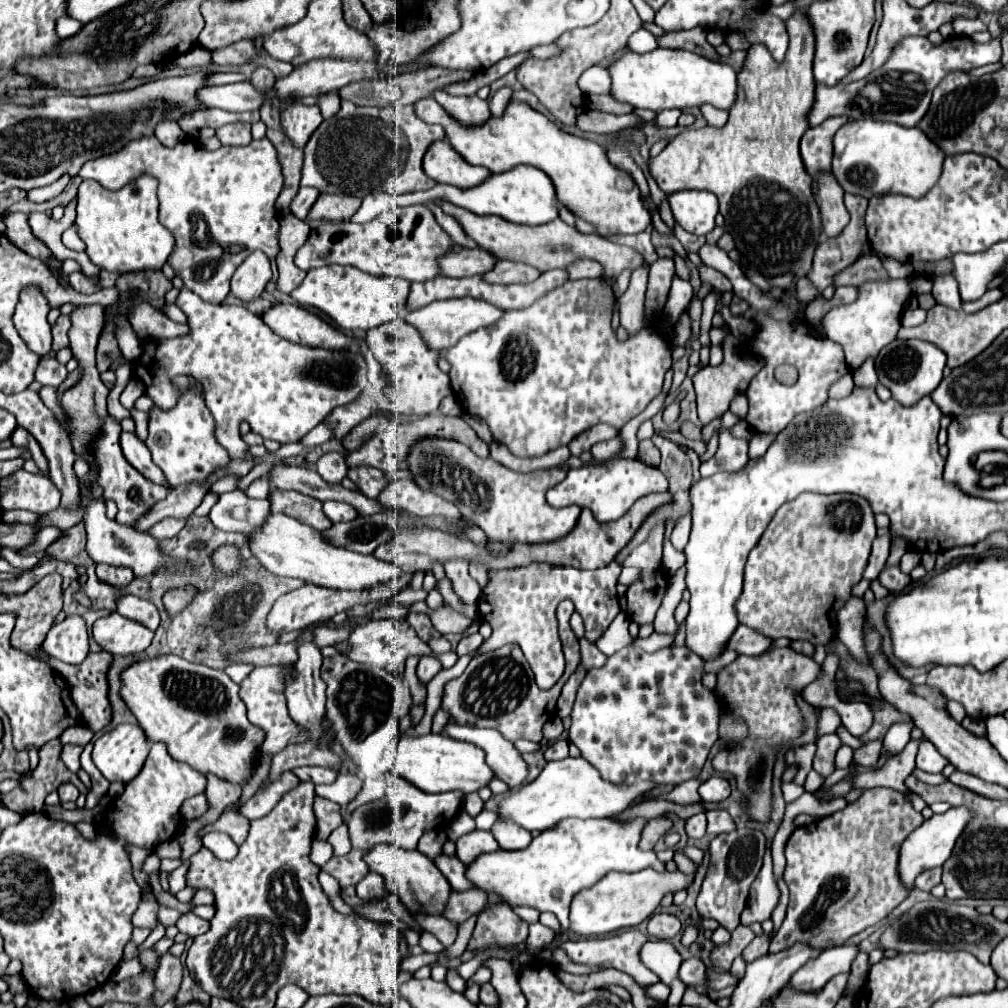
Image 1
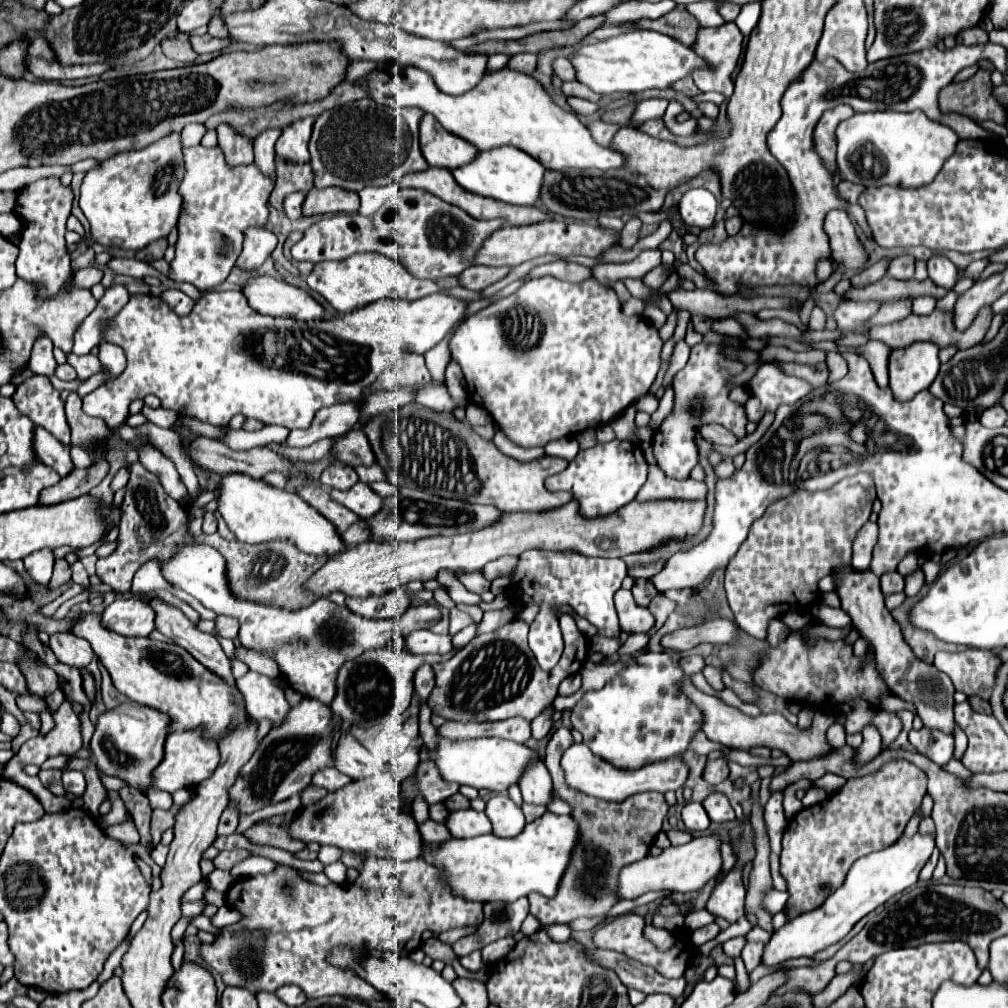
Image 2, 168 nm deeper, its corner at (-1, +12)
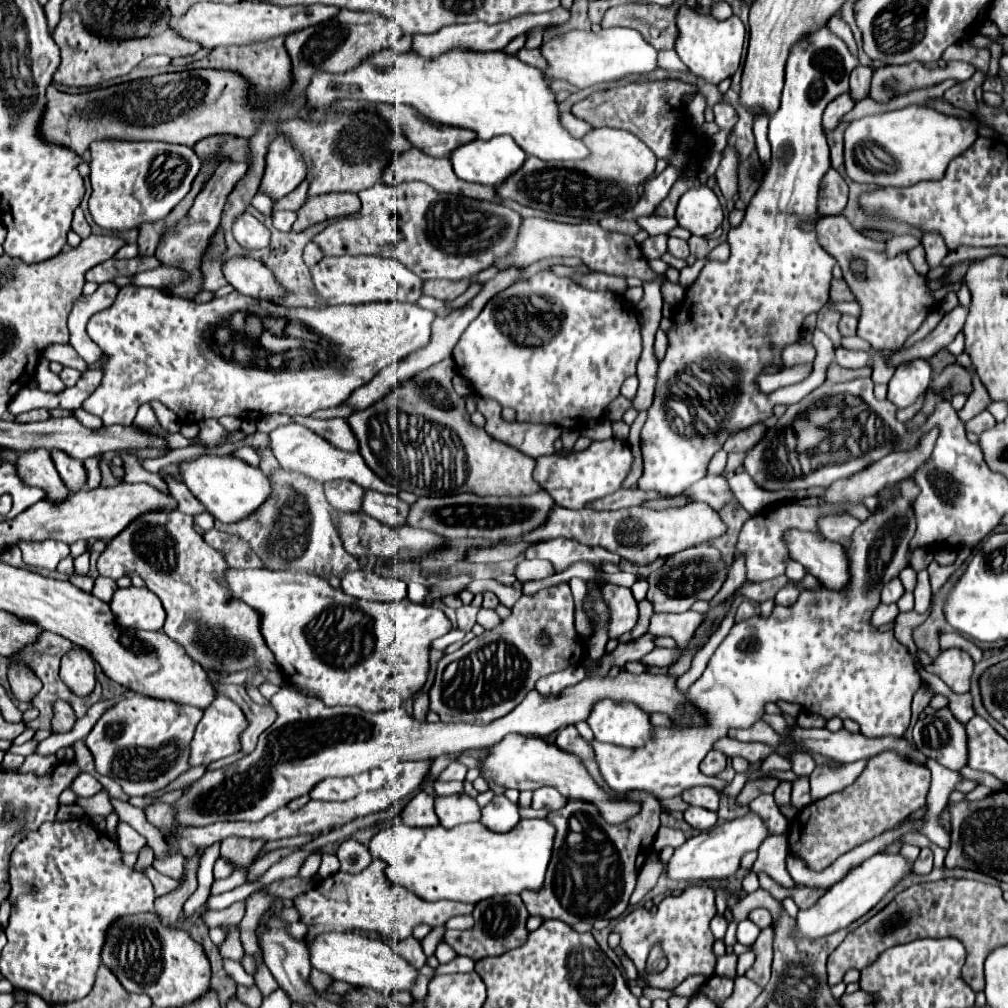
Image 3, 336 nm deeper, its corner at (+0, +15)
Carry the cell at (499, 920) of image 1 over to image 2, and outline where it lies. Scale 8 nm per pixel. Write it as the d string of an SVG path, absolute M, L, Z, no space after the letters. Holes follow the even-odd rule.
M520 898L516 902L486 902L484 904L484 922L474 934L468 934L452 944L456 956L466 956L474 950L482 950L486 944L516 936L524 918L528 916L528 898Z

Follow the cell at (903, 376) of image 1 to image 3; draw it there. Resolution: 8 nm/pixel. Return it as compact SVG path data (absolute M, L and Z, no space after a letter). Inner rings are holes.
M915 359L907 365L901 365L895 369L891 381L887 399L897 407L905 409L917 401L919 395L927 391L927 385L931 383L931 367L923 359Z

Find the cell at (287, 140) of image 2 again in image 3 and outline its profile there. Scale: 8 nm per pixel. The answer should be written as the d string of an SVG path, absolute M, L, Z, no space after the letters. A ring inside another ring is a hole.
M283 137L269 143L265 157L265 173L259 185L259 191L269 195L273 201L279 201L305 179L305 163Z

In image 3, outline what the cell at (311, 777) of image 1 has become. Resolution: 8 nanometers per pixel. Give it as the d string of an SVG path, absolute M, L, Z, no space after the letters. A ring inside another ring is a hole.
M333 777L315 785L315 789L309 795L311 799L319 799L319 801L347 801L357 793L359 793L359 787L353 779Z

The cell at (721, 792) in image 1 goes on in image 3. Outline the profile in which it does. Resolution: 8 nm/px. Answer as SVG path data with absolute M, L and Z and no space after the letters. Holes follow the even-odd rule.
M711 749L707 753L707 757L701 761L701 773L705 773L705 775L717 775L719 771L725 769L725 763L727 763L727 757L721 751Z

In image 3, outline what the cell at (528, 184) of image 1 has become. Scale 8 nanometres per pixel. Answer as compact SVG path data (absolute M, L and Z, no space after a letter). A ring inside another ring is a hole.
M499 135L499 137L493 137L489 141L483 141L483 139L477 139L477 141L471 141L463 147L459 147L449 159L453 163L453 169L455 173L463 179L463 181L471 181L471 183L485 183L485 185L491 185L491 187L497 187L499 183L503 183L511 173L515 173L523 161L525 161L525 151L513 141L513 137L509 135Z

